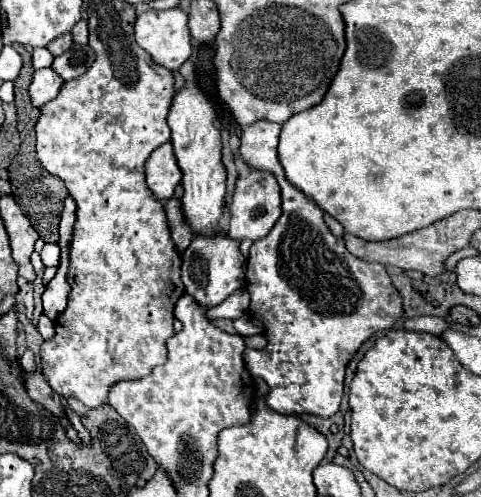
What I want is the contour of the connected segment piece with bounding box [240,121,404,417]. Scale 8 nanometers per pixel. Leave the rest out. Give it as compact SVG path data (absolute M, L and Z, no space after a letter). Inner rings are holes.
M258 121L242 133L240 141L240 155L246 159L246 163L254 169L272 171L282 191L282 215L276 227L266 237L252 243L246 271L246 291L252 297L250 315L264 323L264 335L268 339L268 345L262 351L246 349L244 361L248 357L246 369L254 377L262 377L268 383L270 393L266 395L266 403L274 411L290 415L302 415L308 411L320 417L332 417L340 409L344 393L344 371L348 361L370 335L374 335L376 331L390 329L394 321L402 319L404 307L402 297L392 285L384 265L370 263L348 253L344 247L344 239L334 237L326 227L322 219L322 209L286 181L276 153L280 129L282 125L278 123Z

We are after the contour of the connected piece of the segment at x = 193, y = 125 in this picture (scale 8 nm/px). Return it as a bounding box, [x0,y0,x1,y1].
[168,75,226,233]

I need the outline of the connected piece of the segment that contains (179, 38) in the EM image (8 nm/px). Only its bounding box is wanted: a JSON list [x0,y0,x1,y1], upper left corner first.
[134,7,192,69]

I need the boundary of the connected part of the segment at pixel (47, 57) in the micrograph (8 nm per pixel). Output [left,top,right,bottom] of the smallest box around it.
[32,47,54,69]

